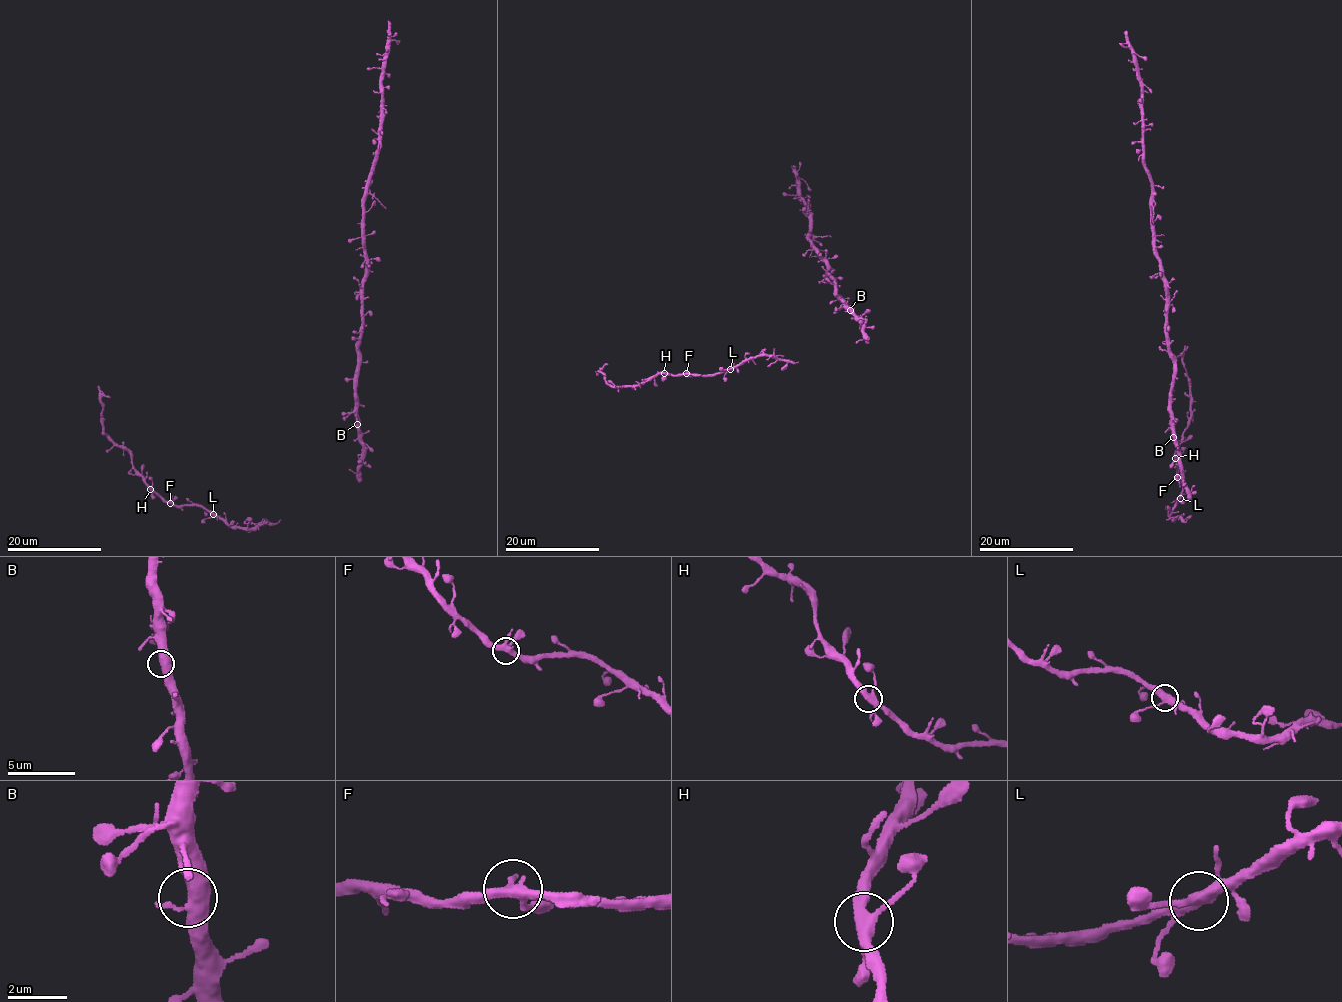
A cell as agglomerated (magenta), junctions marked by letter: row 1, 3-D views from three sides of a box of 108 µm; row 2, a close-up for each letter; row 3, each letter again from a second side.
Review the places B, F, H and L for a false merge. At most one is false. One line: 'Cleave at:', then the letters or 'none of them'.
Cleave at: none of them

